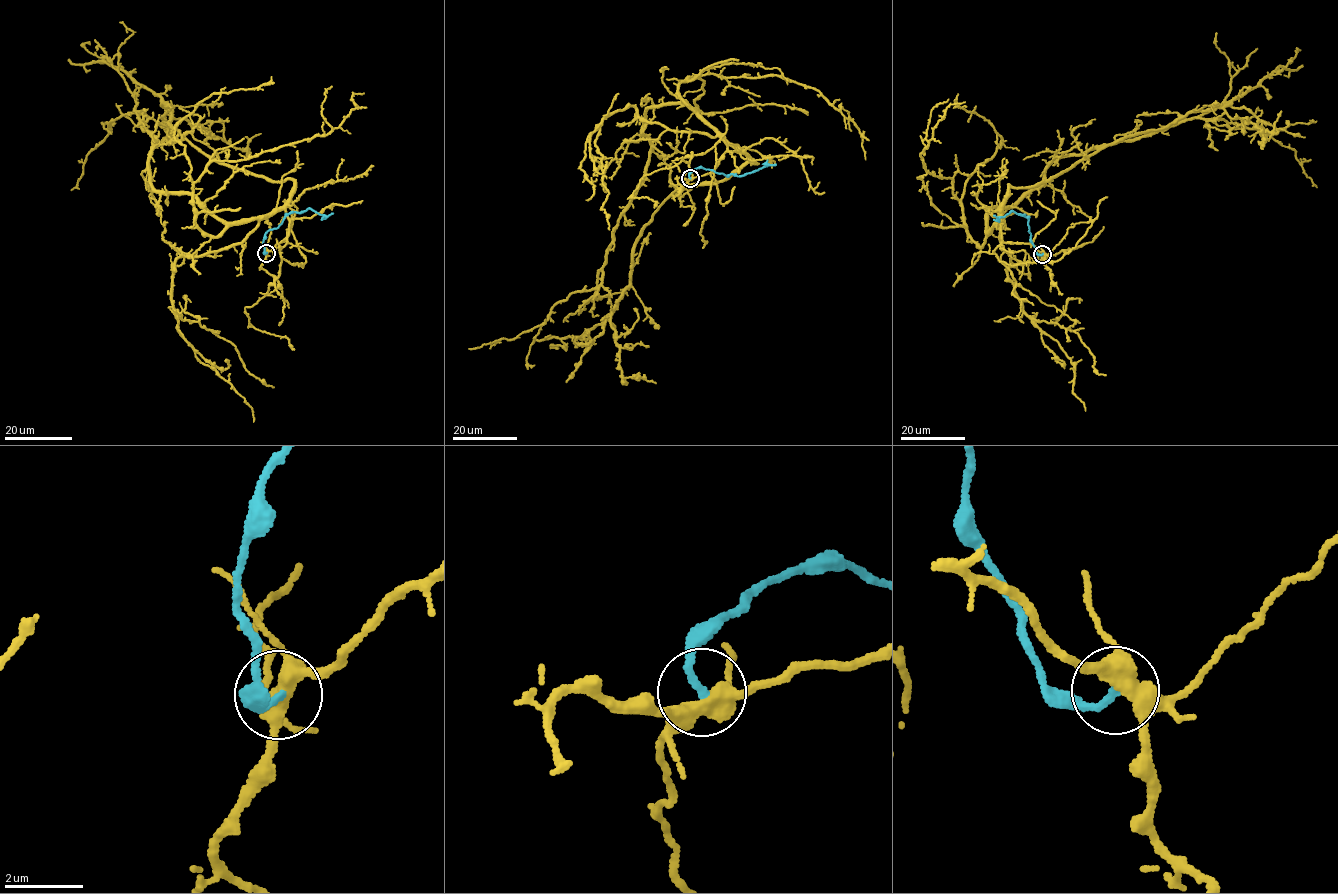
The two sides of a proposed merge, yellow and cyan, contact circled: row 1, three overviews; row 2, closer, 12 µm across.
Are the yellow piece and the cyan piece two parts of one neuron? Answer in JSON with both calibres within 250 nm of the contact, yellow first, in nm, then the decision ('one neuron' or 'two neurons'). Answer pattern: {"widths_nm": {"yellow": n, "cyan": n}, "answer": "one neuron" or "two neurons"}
{"widths_nm": {"yellow": 420, "cyan": 190}, "answer": "two neurons"}

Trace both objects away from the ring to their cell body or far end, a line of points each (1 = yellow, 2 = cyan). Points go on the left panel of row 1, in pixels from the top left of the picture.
1: (266, 252), (288, 234), (283, 209), (229, 222), (154, 190), (144, 113), (111, 120), (71, 190)
2: (266, 252), (264, 236), (279, 226), (286, 215), (310, 208), (322, 215), (333, 213)

